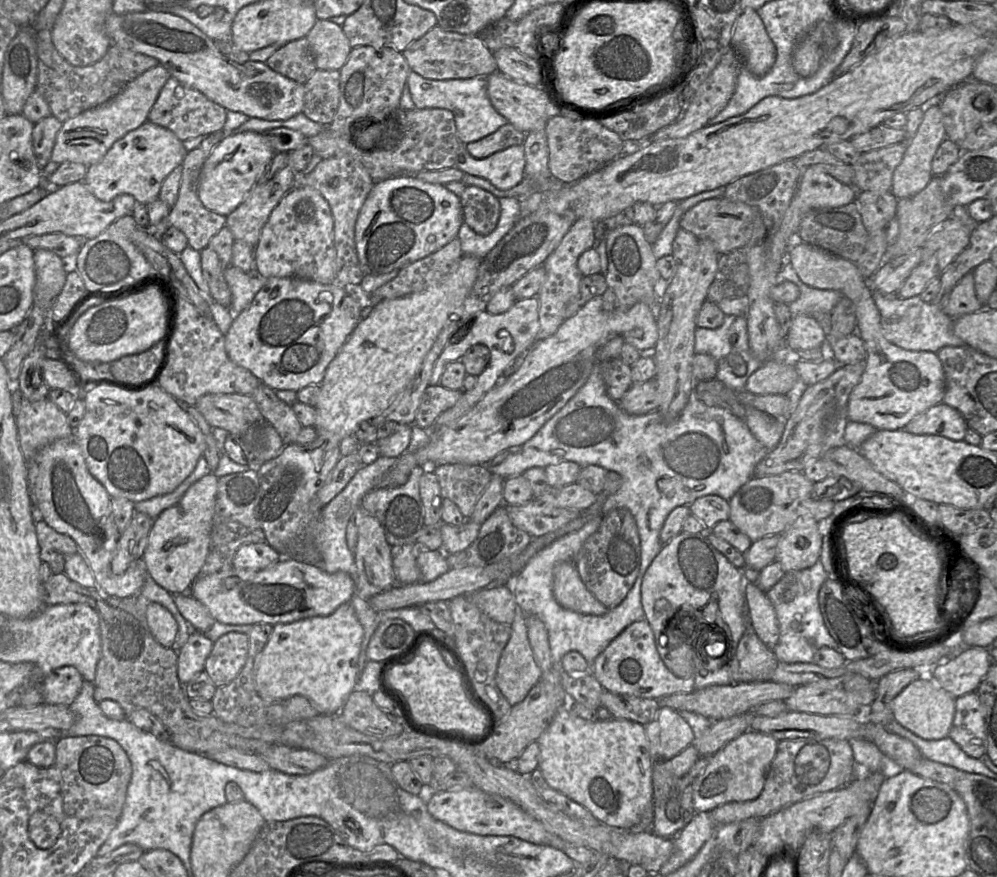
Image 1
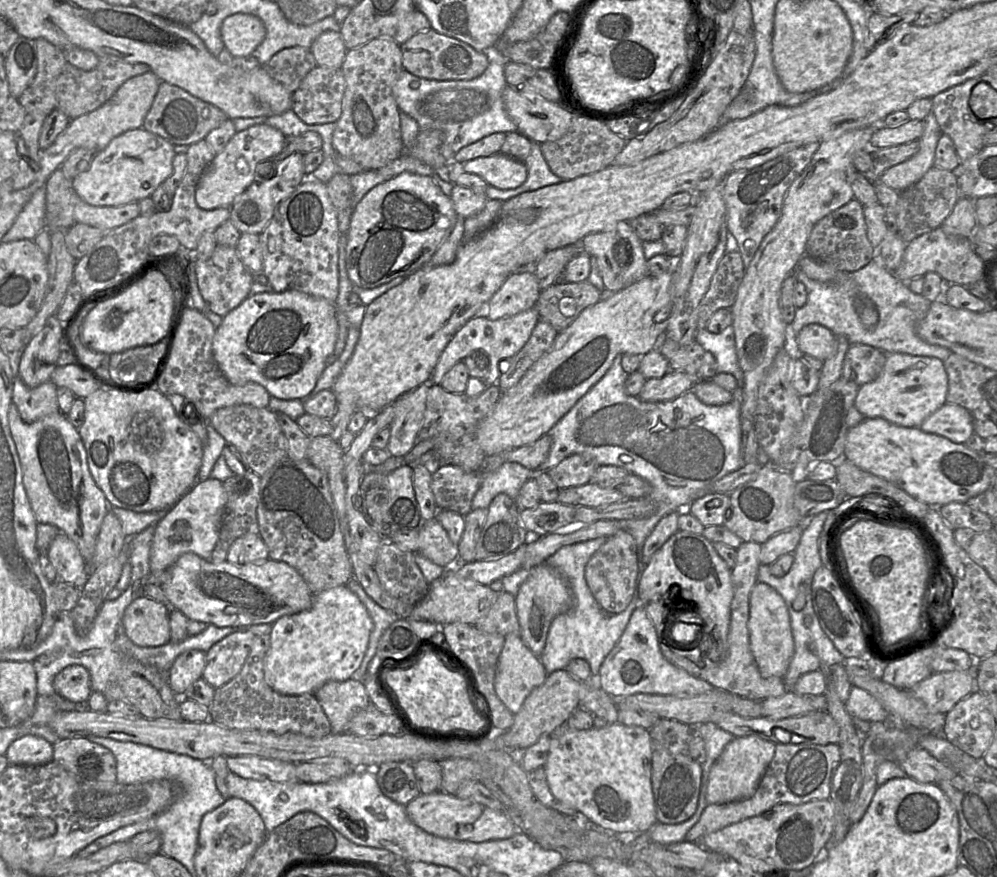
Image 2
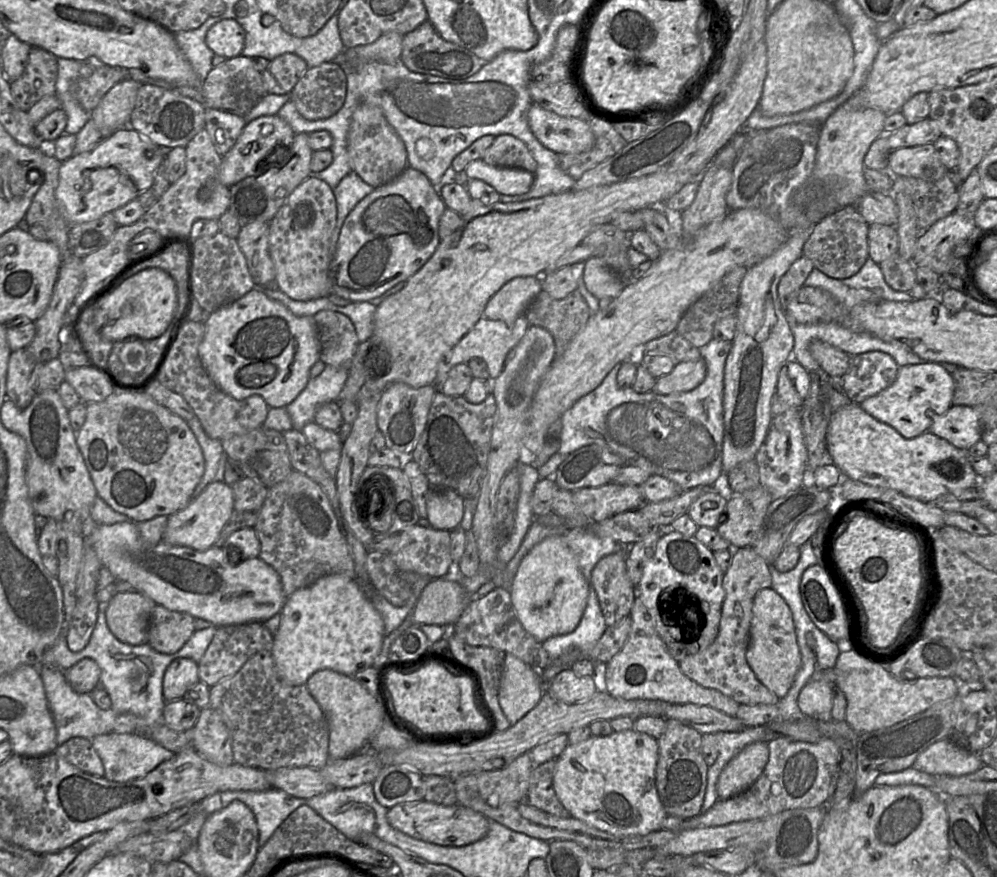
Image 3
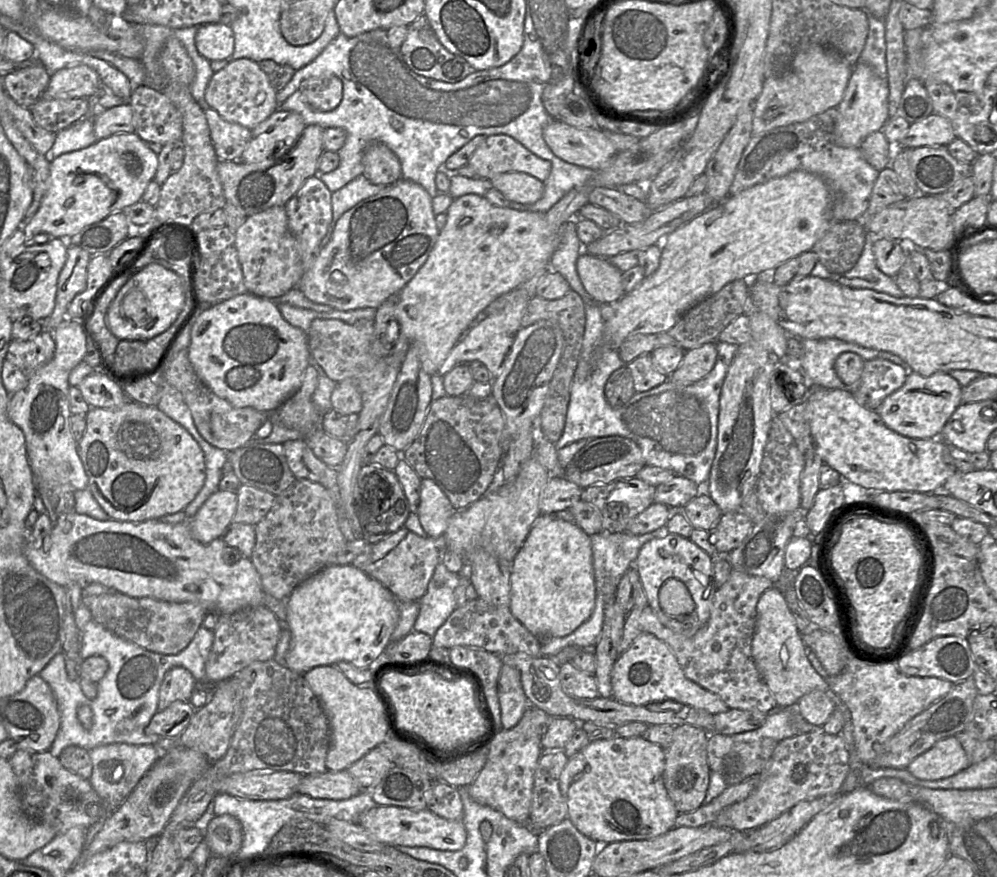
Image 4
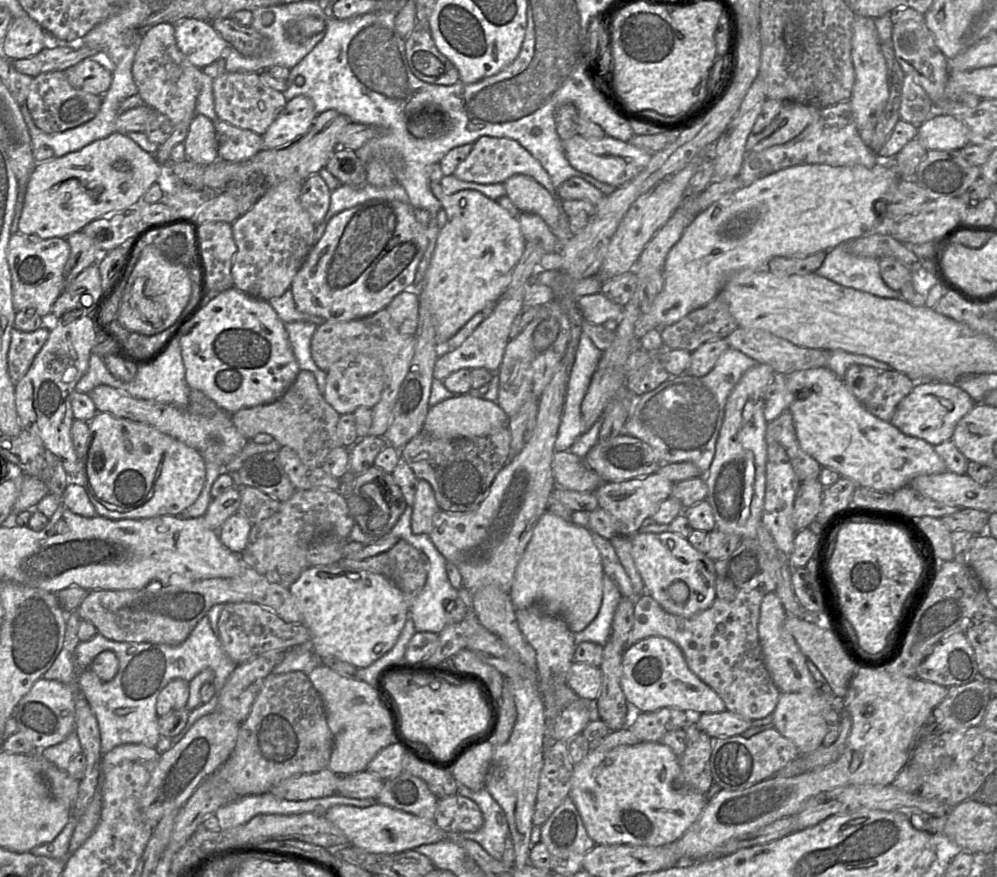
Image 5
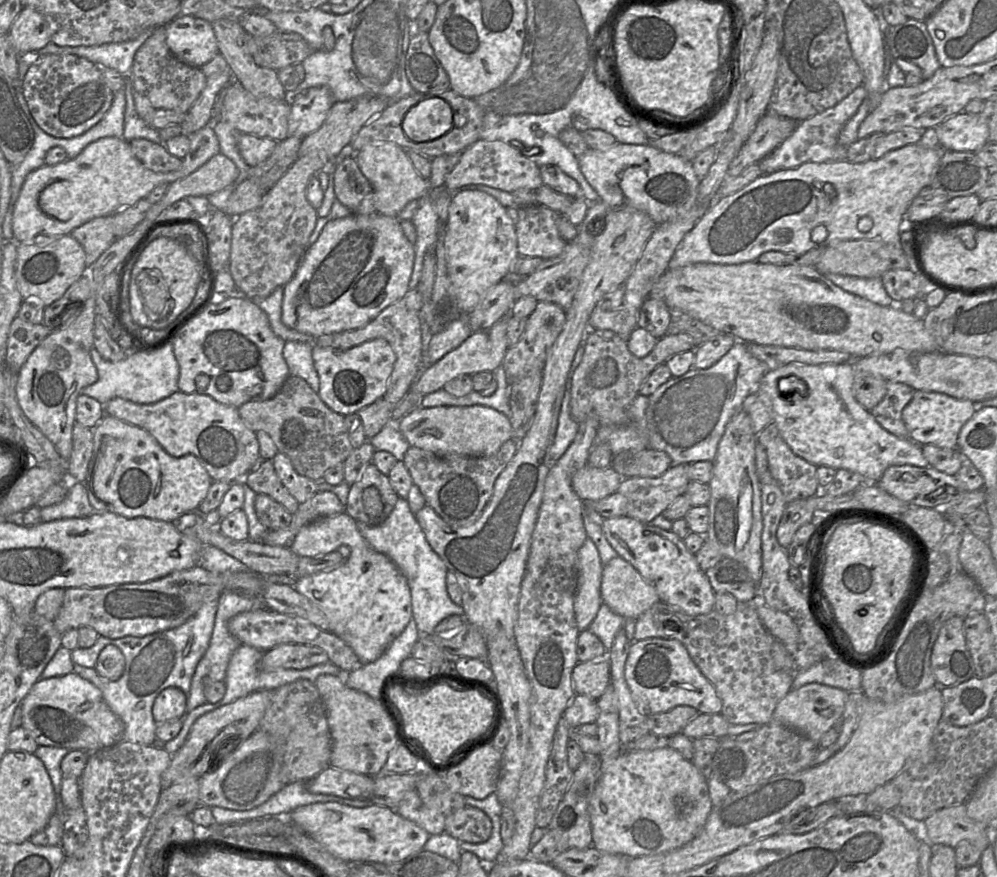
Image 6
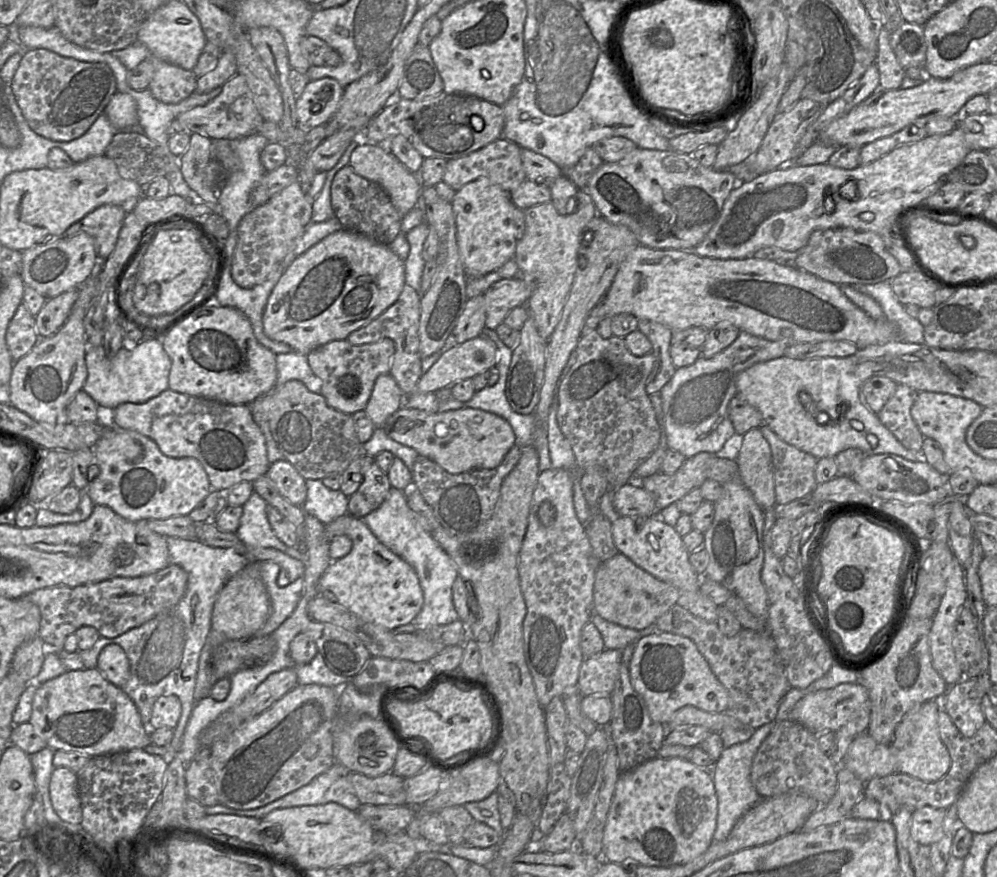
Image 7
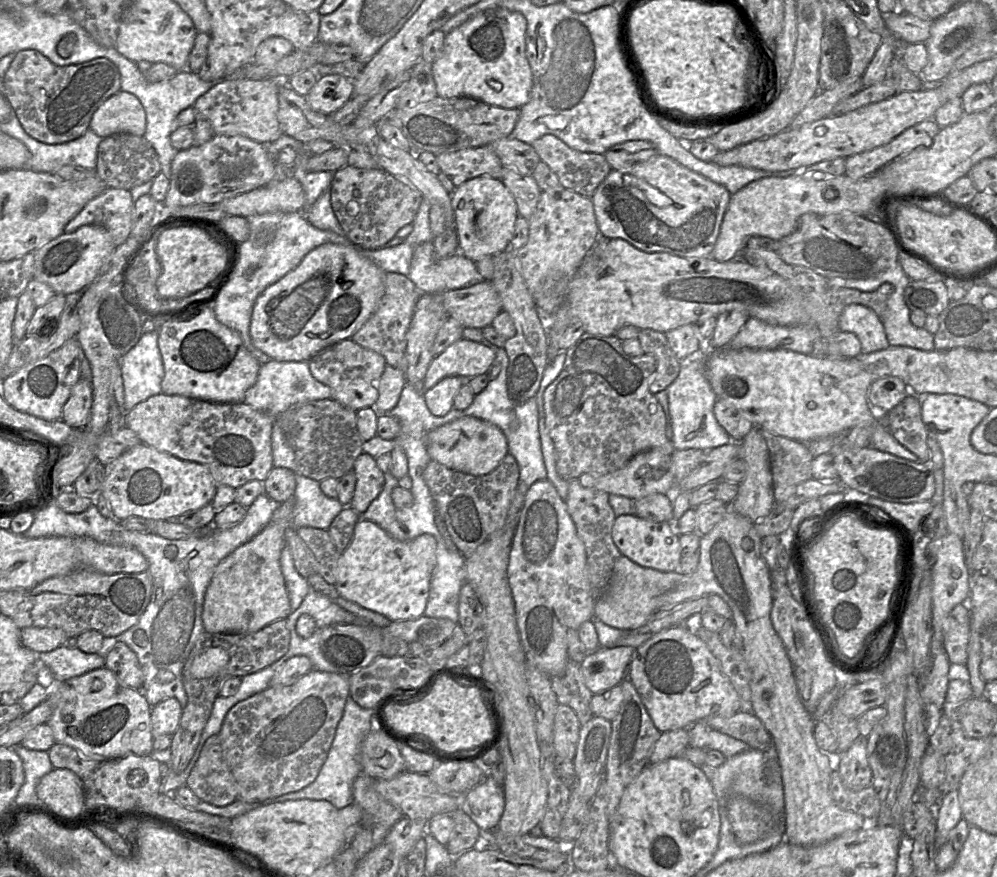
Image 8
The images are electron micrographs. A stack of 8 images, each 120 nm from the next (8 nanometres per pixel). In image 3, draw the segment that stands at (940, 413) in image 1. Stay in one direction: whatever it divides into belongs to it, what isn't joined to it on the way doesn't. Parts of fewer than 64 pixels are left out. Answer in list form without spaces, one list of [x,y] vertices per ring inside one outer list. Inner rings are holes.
[[[952,405],[944,414],[934,419],[928,432],[968,451],[981,440],[979,407]]]

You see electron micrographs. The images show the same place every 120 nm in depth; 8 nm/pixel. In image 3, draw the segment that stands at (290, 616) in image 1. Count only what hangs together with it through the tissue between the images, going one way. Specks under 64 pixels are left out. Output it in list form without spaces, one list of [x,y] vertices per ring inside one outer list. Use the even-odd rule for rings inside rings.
[[[133,521],[113,525],[94,524],[90,537],[102,567],[107,568],[115,580],[130,583],[135,592],[149,597],[158,605],[209,621],[215,627],[254,621],[265,622],[281,612],[287,599],[279,574],[258,557],[231,564],[225,547],[213,545],[205,551],[197,551],[186,546],[171,545],[163,540],[157,545],[149,545],[142,539],[138,523]]]

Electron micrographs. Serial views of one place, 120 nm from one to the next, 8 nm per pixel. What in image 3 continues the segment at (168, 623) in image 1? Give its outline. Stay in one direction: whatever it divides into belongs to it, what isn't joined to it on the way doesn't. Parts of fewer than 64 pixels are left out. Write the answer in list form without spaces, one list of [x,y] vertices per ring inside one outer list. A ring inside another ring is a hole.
[[[118,592],[112,596],[105,609],[107,626],[123,643],[146,644],[155,605],[153,600],[139,592]]]

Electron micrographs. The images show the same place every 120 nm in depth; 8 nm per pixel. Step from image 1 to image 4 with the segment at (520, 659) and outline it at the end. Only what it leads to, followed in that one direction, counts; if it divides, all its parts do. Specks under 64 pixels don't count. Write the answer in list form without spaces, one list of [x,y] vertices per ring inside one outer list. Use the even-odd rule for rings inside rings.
[[[503,664],[498,681],[498,698],[502,728],[516,726],[530,705],[521,683],[521,673],[515,667]]]

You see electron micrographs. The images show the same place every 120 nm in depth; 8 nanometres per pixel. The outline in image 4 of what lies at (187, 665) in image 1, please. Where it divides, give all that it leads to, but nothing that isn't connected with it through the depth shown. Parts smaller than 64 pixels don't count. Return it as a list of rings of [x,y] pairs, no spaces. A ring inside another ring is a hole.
[[[183,667],[167,671],[159,690],[158,711],[165,710],[175,701],[189,701],[195,683],[196,679]]]

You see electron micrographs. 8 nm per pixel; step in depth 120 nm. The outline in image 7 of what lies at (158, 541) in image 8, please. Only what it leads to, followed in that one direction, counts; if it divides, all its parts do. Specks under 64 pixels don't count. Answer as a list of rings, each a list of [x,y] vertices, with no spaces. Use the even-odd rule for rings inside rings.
[[[254,491],[242,508],[235,534],[247,548],[273,548],[305,563],[306,546],[300,540],[299,546],[289,547],[275,535],[268,521],[267,503],[258,493]],[[166,537],[166,539],[170,564],[180,566],[188,574],[186,592],[181,600],[172,608],[164,611],[140,626],[128,630],[118,637],[106,638],[100,636],[91,649],[85,651],[78,650],[78,653],[84,664],[84,669],[93,669],[97,668],[100,652],[107,645],[117,644],[123,648],[130,664],[130,676],[128,681],[122,686],[121,689],[134,702],[139,711],[142,722],[148,728],[152,716],[153,705],[156,700],[161,696],[177,696],[181,701],[182,712],[178,724],[174,728],[174,735],[170,746],[172,749],[178,750],[193,706],[196,703],[194,698],[194,690],[198,662],[201,651],[211,630],[211,617],[214,603],[226,582],[238,574],[250,562],[249,558],[247,558],[244,554],[237,552],[233,548],[212,547],[198,540],[185,540],[176,537]]]

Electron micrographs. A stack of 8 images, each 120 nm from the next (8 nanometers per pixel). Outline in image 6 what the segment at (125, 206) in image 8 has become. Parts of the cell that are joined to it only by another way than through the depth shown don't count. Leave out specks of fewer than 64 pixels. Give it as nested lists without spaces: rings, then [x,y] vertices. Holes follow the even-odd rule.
[[[112,216],[94,218],[74,229],[70,235],[83,247],[88,268],[116,240],[112,230]]]

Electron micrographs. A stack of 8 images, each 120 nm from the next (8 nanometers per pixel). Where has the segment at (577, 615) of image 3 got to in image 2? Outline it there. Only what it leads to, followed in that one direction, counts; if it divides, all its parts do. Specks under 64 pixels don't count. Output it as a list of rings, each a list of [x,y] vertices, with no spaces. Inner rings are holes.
[[[542,563],[529,570],[527,578],[515,596],[515,608],[520,625],[520,637],[533,654],[540,656],[552,621],[556,616],[567,612],[572,605],[571,590],[555,569]]]

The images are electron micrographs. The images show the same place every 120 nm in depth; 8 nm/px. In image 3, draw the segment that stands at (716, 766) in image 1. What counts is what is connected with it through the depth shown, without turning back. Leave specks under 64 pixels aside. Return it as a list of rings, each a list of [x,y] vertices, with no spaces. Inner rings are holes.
[[[754,742],[746,746],[723,768],[716,785],[719,800],[746,791],[762,774],[769,760],[768,743]]]

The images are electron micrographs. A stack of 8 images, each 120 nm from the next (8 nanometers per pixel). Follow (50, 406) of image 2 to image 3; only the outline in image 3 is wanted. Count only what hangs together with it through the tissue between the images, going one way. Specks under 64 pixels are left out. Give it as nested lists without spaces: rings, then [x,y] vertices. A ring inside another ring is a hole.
[[[26,348],[11,352],[6,378],[6,396],[21,409],[27,408],[35,395],[45,390],[58,390],[65,379],[60,359],[36,362]]]

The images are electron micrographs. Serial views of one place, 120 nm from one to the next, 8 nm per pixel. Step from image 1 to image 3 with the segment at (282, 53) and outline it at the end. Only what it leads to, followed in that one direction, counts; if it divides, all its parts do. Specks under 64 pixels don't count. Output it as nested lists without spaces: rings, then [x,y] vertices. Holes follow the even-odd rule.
[[[285,53],[271,60],[262,72],[266,94],[290,94],[308,66],[304,59]]]

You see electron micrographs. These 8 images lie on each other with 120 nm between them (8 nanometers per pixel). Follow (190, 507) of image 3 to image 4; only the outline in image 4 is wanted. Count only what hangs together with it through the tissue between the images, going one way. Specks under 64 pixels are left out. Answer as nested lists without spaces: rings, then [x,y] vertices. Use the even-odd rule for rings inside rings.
[[[217,489],[199,508],[192,518],[188,518],[191,535],[197,541],[208,544],[223,536],[232,525],[237,507],[236,491]]]

